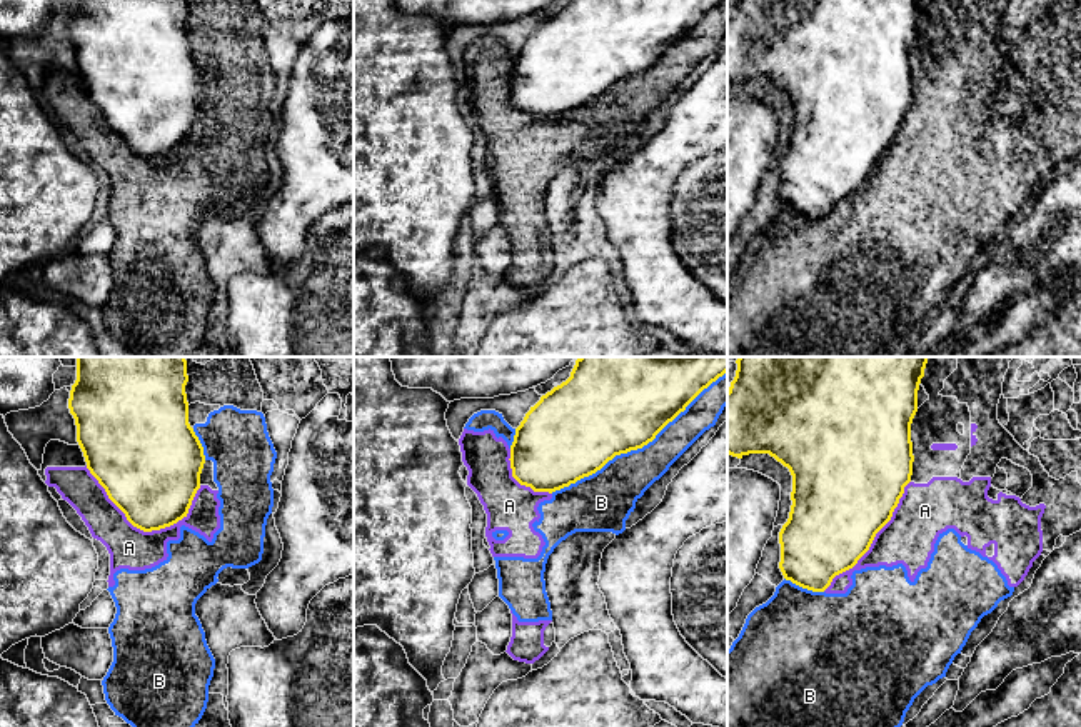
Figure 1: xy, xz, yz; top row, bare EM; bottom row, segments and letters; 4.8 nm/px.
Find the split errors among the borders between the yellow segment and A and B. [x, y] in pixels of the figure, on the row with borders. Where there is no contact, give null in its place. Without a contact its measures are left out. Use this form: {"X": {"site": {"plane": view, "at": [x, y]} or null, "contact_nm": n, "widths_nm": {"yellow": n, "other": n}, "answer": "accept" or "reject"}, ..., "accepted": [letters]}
{"A": {"site": {"plane": "xy", "at": [144, 531]}, "contact_nm": 550, "widths_nm": {"yellow": 420, "other": 200}, "answer": "reject"}, "B": {"site": {"plane": "xz", "at": [638, 447]}, "contact_nm": 1050, "widths_nm": {"yellow": 500, "other": 240}, "answer": "reject"}, "accepted": []}

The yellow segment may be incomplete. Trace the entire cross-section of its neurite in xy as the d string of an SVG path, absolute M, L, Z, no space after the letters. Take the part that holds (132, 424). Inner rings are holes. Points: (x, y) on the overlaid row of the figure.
M77 357L77 380L70 390L68 409L87 469L127 520L143 532L170 527L187 517L200 489L205 455L189 424L187 382L185 357Z

